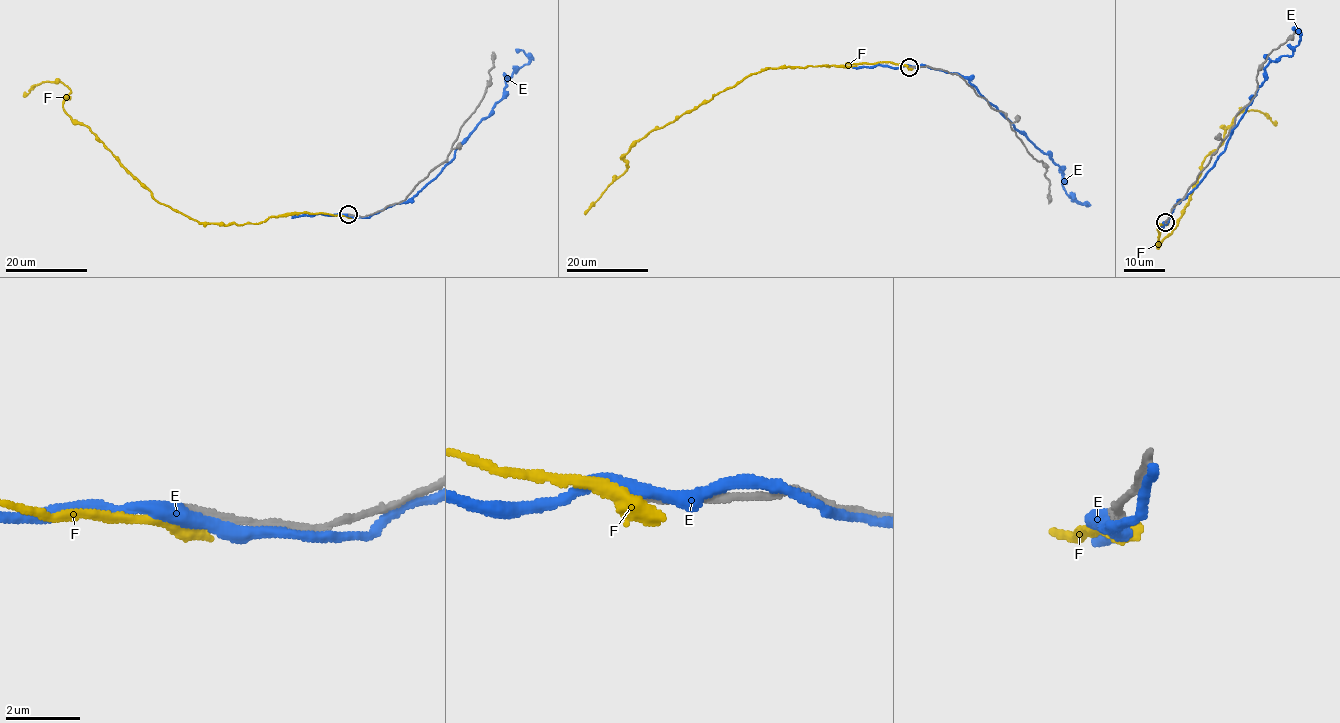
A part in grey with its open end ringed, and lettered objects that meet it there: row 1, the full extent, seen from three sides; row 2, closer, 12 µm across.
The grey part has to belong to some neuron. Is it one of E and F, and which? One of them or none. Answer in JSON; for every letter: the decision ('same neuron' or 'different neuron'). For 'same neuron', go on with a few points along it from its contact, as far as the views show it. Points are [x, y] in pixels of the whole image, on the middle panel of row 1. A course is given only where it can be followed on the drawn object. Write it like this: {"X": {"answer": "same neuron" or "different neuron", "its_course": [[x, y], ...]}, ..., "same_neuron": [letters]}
{"E": {"answer": "different neuron"}, "F": {"answer": "different neuron"}, "same_neuron": []}

